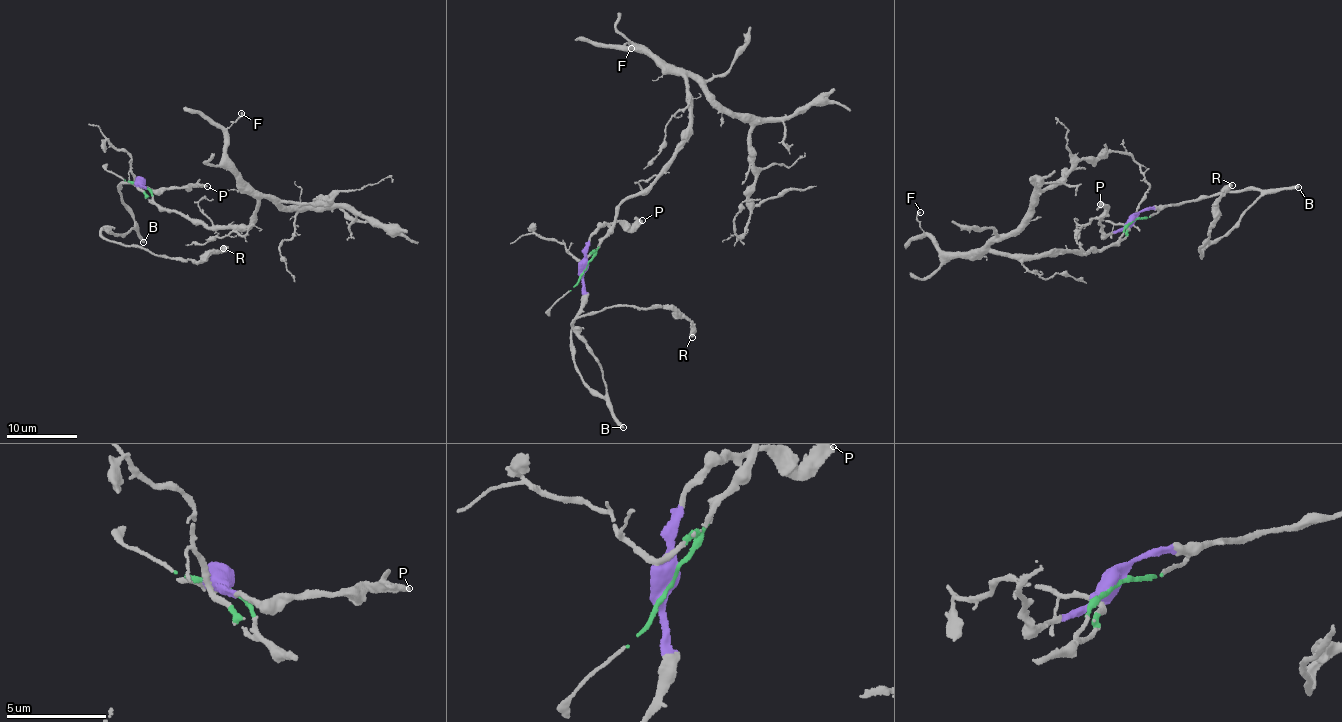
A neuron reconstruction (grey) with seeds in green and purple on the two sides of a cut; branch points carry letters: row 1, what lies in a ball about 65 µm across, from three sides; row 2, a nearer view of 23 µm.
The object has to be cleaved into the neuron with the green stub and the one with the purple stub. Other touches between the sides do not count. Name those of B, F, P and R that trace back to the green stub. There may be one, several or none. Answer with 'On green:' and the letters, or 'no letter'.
On green: F

